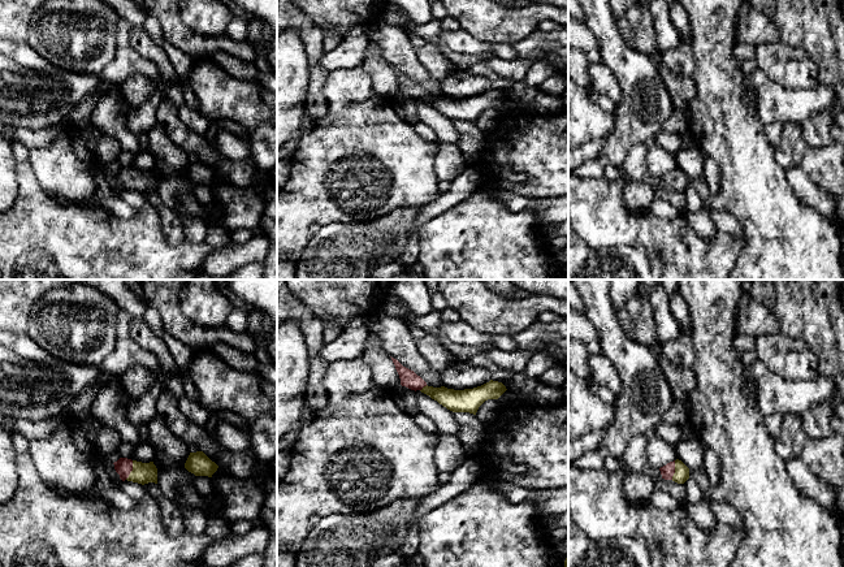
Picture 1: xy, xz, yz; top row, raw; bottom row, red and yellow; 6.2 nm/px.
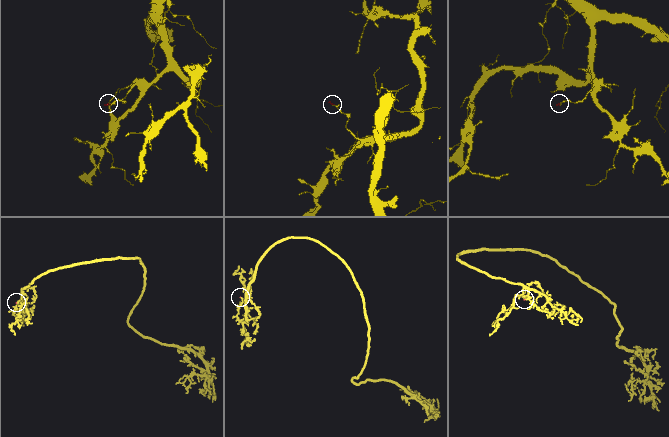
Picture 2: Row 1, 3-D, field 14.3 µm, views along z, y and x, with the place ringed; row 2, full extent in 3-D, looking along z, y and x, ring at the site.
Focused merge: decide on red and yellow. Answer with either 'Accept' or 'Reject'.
Accept

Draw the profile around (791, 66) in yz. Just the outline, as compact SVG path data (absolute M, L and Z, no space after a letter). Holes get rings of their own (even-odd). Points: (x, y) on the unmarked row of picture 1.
M783 40L756 46L754 61L770 82L792 90L811 90L818 82L818 69L800 47Z

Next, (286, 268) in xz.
M286 256L278 259L277 280L297 280L297 263Z

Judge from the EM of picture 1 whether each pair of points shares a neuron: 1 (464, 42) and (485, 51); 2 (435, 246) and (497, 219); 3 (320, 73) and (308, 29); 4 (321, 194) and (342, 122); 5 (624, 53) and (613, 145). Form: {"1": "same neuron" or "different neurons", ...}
{"1": "same neuron", "2": "same neuron", "3": "same neuron", "4": "same neuron", "5": "same neuron"}

